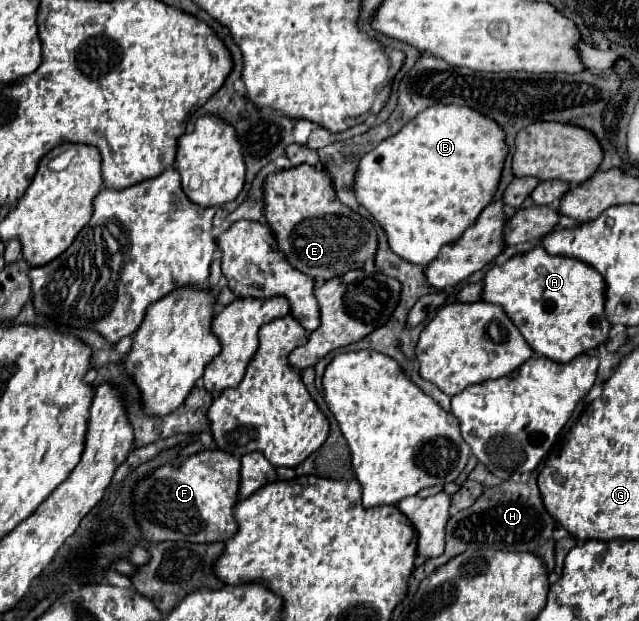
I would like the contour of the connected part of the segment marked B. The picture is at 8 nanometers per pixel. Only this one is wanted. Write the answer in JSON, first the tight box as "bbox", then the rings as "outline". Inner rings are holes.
{"bbox":[355,104,507,266],"outline":[[[437,104],[363,156],[355,194],[383,226],[391,250],[407,262],[427,266],[493,200],[507,152],[505,132],[497,122],[467,106]]]}

